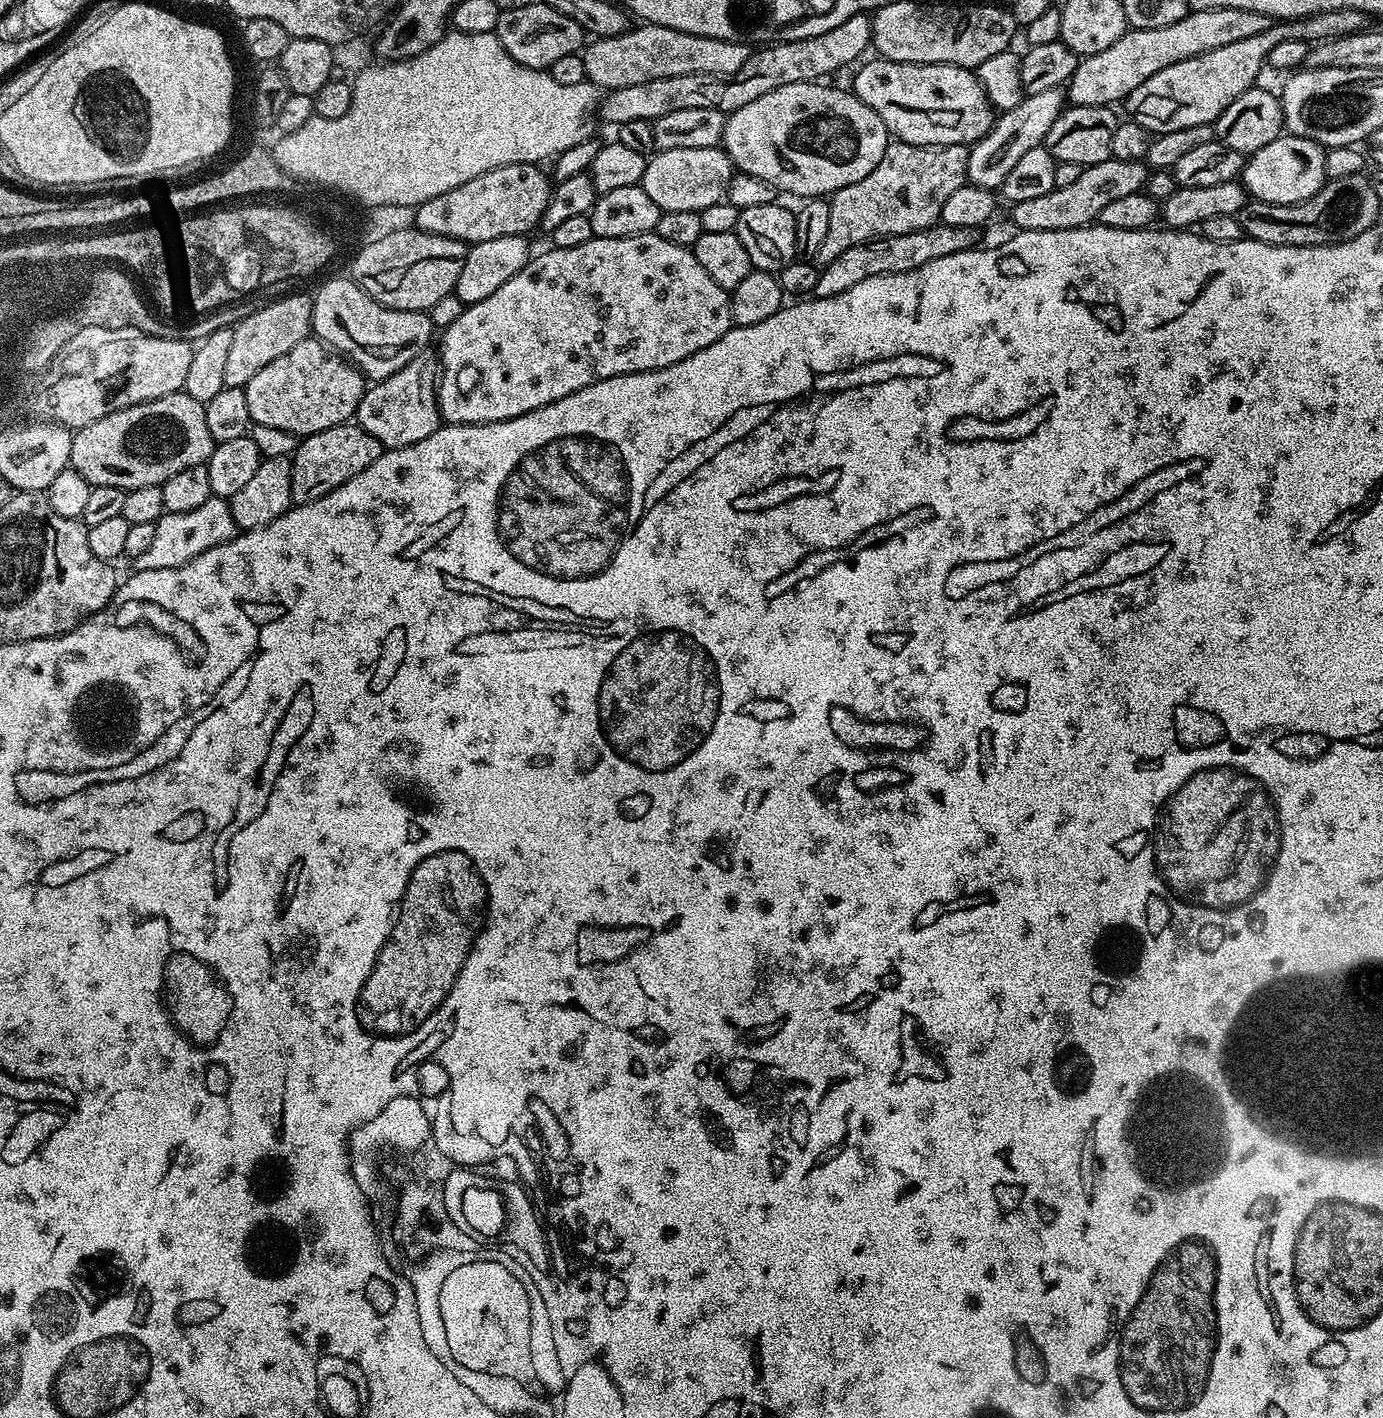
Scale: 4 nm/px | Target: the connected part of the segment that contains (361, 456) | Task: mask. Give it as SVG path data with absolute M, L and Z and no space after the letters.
M355 422L339 424L303 437L290 456L293 505L309 504L330 494L354 478L354 474L362 474L362 470L366 470L366 466L370 466L370 462L377 460L384 451L386 449L378 442L378 438L374 438L374 434L366 434L366 430Z

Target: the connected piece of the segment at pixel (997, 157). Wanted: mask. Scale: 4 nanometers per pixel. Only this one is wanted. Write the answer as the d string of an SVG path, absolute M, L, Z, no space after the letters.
M1060 88L1039 91L1023 97L1016 107L1003 111L994 121L990 131L971 145L966 157L966 177L980 188L999 189L1011 167L1030 149L1039 147L1054 122L1063 112L1066 102Z

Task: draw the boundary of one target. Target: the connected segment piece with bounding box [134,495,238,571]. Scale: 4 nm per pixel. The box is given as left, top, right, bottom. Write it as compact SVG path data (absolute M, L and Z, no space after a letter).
M211 496L202 506L189 512L164 512L155 523L154 539L141 556L135 557L134 564L139 571L166 570L177 568L210 550L214 546L233 540L238 529L232 517L232 506L227 499Z

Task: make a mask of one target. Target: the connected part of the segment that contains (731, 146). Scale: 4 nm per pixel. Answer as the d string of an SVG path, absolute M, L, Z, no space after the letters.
M805 82L803 84L783 84L766 94L762 94L758 98L741 103L739 106L736 106L736 109L732 113L729 111L724 126L722 147L726 155L731 158L733 165L739 171L750 174L754 178L762 178L767 184L771 184L777 193L784 194L784 192L789 192L792 196L800 196L799 198L824 198L838 191L840 187L850 186L852 183L866 178L878 166L878 162L882 161L883 152L890 141L888 127L884 125L882 118L878 118L878 114L874 114L874 110L870 110L870 106L866 106L866 102L862 102L856 96L855 92L851 90L843 92L840 88L827 88L824 84L827 83Z

